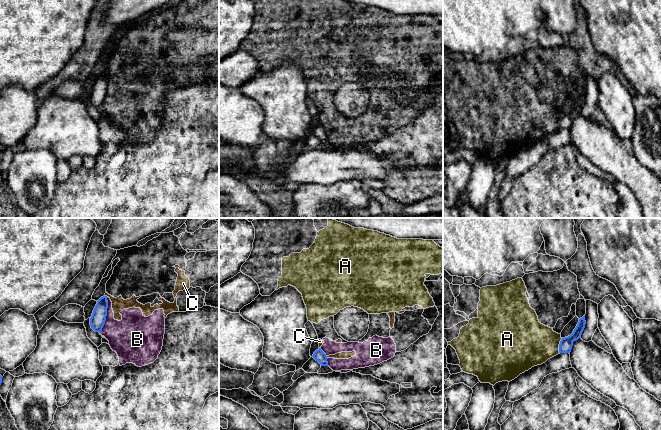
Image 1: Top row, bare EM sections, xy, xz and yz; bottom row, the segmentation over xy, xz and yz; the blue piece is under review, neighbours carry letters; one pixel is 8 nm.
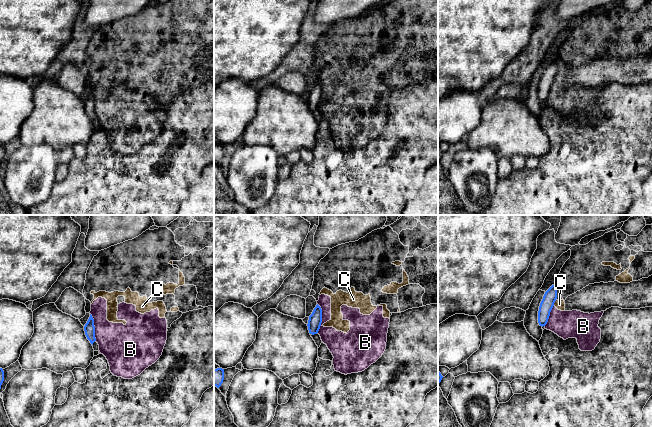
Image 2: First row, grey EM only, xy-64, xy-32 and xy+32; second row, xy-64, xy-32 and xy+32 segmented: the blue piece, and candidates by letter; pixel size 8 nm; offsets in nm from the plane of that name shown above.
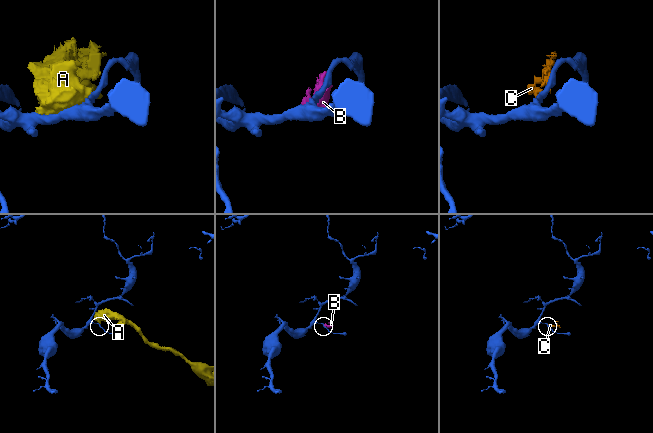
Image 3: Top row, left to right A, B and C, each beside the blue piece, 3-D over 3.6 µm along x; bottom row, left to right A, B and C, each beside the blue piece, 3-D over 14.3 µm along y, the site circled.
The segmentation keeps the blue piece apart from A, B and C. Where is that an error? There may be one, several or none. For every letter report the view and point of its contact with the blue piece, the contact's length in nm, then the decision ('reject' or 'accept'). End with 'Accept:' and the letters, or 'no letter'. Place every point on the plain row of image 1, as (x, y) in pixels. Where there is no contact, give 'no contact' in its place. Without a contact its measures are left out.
A: meets blue in yz at (559, 122); contact 130 nm long; reject
B: meets blue in xy at (106, 91); contact 300 nm long; reject
C: meets blue in xy at (106, 72); contact 40 nm long; reject
Accept: no letter

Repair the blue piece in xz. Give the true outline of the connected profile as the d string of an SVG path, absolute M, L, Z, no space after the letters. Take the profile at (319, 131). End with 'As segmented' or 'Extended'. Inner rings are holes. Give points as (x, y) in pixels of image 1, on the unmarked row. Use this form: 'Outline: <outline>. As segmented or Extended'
Outline: M319 124L318 126L316 126L312 132L316 137L318 137L321 142L328 142L328 138L327 138L327 132L326 130L321 126L321 124Z. As segmented

